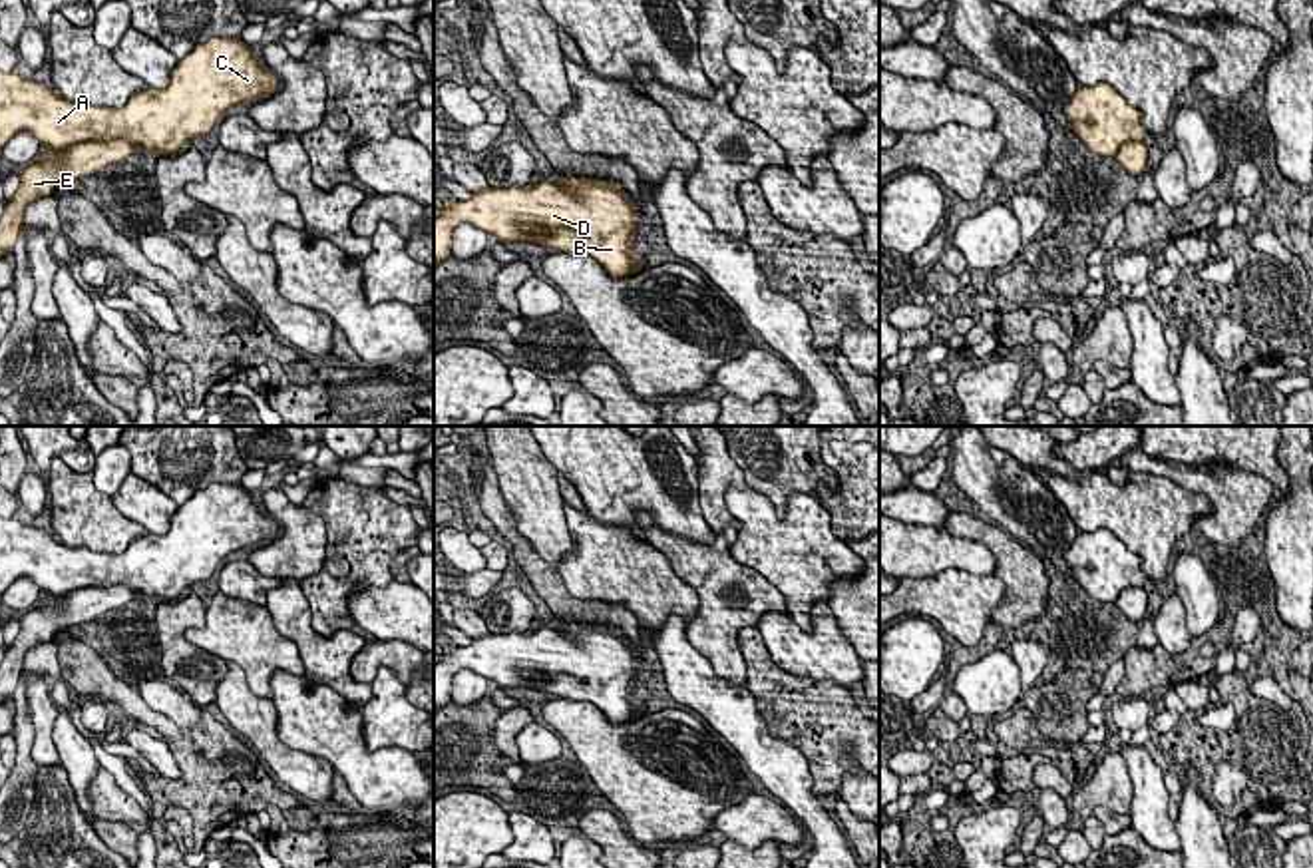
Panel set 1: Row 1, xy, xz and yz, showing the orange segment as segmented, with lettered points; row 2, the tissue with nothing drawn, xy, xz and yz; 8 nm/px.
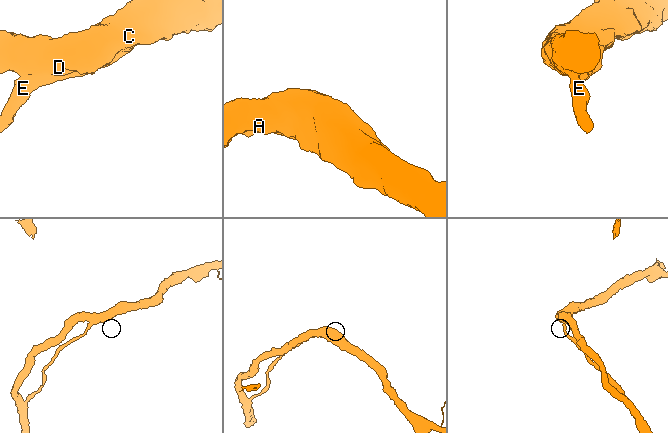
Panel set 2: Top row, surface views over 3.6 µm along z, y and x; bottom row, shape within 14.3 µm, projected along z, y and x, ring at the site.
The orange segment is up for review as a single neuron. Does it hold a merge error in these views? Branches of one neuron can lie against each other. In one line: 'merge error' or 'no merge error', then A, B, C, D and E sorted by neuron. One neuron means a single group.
no merge error; groups A B C D E

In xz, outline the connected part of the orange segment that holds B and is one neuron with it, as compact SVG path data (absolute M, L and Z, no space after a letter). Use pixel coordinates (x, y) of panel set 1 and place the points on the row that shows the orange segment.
M567 175L557 183L487 185L434 211L434 267L452 255L454 229L469 223L499 243L527 241L587 255L611 277L627 277L645 271L633 251L637 217L639 209L611 181Z

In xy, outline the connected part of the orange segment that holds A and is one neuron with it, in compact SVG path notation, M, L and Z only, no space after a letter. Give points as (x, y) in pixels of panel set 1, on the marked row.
M241 38L197 44L171 70L165 90L147 88L123 108L68 102L18 72L0 72L0 149L20 131L48 147L18 169L20 185L0 217L0 257L14 249L34 199L139 149L175 155L193 137L207 135L229 108L277 94L279 82Z

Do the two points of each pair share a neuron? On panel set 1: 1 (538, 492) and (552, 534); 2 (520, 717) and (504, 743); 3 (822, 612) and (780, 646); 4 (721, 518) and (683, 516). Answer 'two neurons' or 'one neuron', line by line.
1: one neuron
2: one neuron
3: one neuron
4: two neurons

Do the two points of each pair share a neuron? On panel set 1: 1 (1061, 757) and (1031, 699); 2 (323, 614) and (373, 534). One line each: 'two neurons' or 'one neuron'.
1: two neurons
2: one neuron

